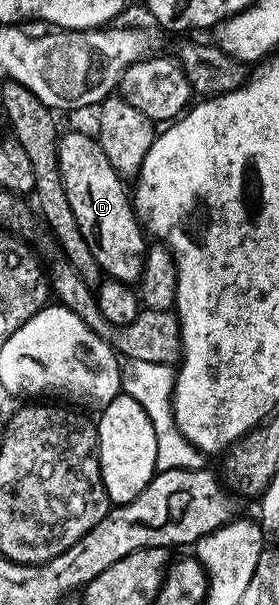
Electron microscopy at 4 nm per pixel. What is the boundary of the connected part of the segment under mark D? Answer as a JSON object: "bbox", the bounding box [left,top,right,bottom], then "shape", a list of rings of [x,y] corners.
{"bbox":[58,133,145,286],"shape":[[[68,133],[58,141],[58,167],[62,175],[62,185],[66,187],[66,199],[70,199],[70,207],[74,207],[74,219],[78,219],[78,227],[82,227],[82,235],[86,239],[94,259],[98,259],[101,270],[113,281],[135,286],[144,273],[145,230],[136,215],[133,198],[124,190],[125,178],[110,167],[110,159],[106,159],[106,151],[102,151],[99,140],[88,133]]]}

